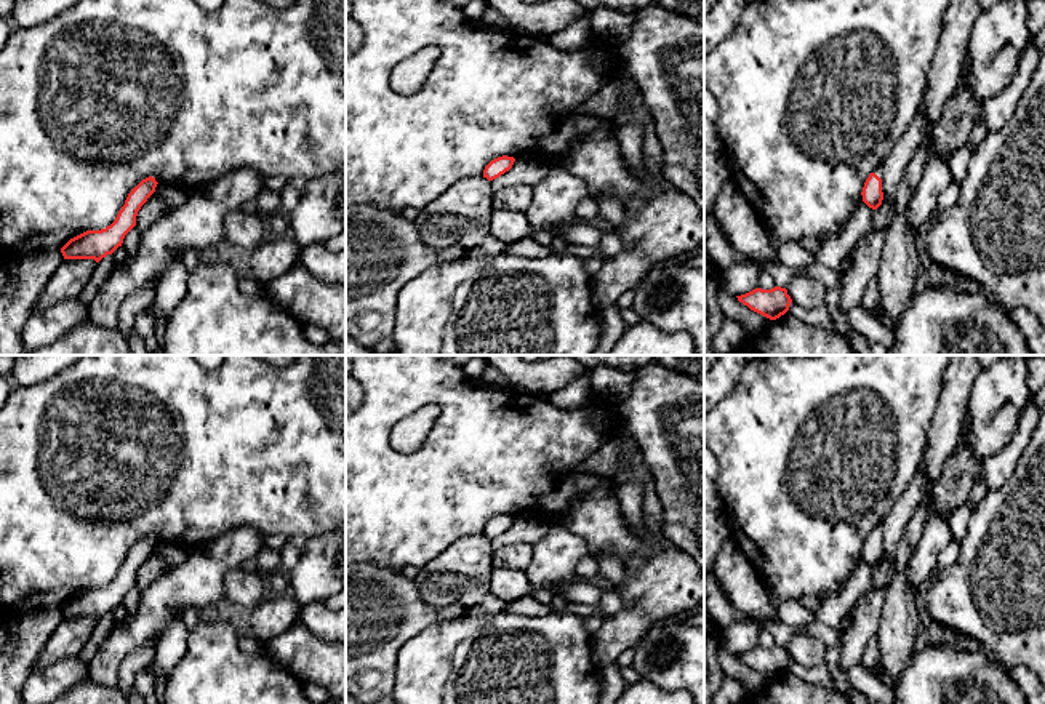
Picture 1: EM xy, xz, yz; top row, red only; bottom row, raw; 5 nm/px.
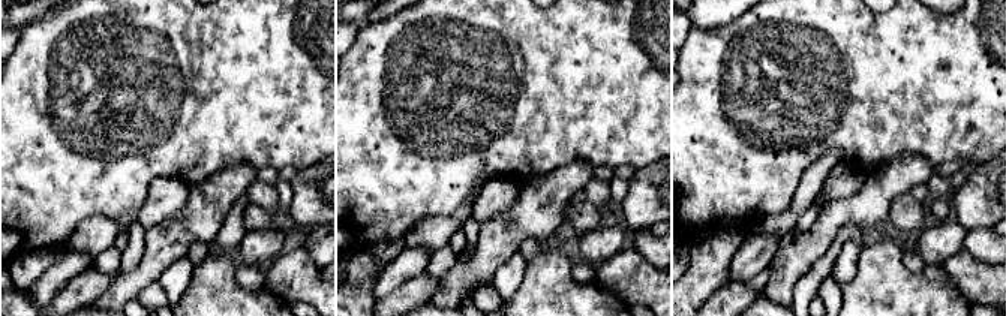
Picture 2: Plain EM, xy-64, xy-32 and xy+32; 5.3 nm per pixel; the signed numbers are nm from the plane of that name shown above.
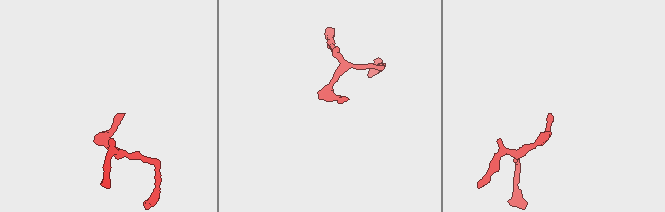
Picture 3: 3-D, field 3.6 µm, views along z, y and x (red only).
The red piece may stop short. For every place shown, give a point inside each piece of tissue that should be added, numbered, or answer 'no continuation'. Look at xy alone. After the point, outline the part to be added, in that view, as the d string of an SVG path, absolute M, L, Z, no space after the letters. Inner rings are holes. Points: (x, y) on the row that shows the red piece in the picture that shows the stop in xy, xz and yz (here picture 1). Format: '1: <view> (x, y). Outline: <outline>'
no continuation

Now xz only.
no continuation

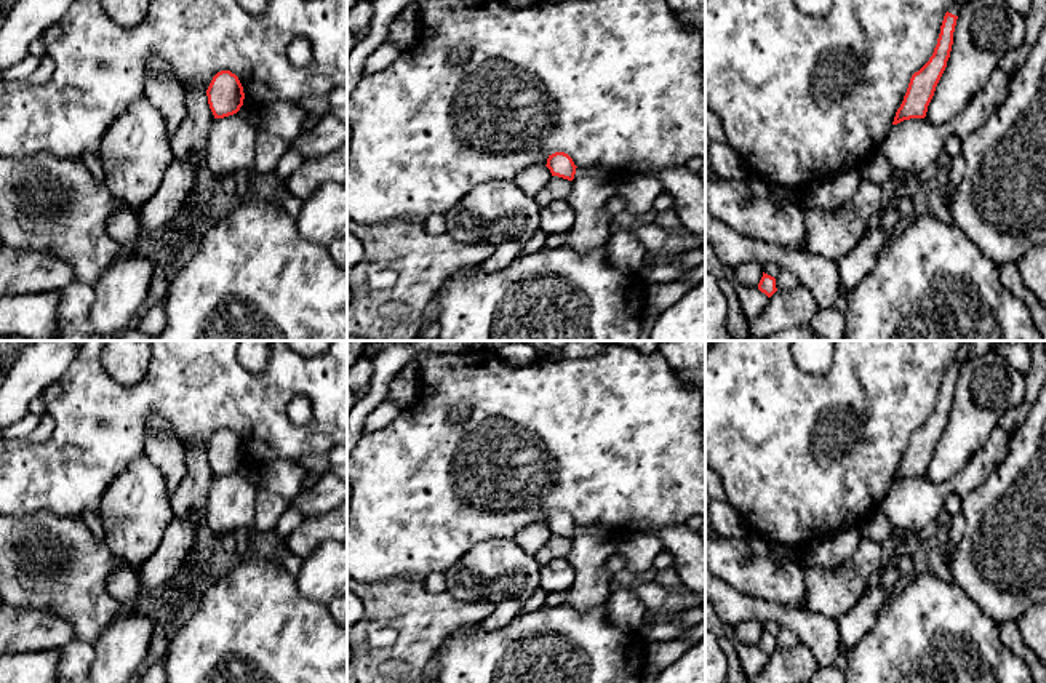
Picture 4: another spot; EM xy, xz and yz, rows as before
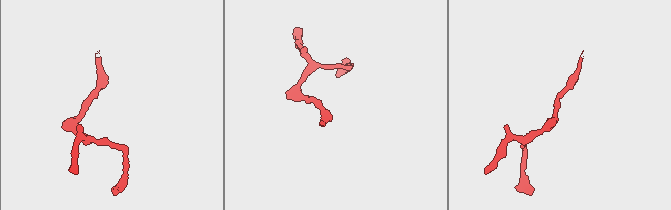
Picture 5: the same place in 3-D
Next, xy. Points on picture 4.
no continuation

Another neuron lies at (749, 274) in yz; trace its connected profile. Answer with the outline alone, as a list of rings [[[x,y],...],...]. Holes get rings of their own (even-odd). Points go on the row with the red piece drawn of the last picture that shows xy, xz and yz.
[[[753,262],[739,264],[734,270],[734,277],[739,283],[755,288],[763,277],[763,267]]]

